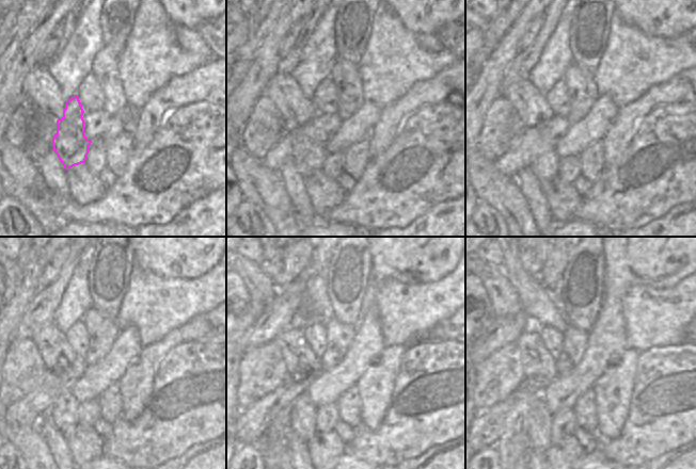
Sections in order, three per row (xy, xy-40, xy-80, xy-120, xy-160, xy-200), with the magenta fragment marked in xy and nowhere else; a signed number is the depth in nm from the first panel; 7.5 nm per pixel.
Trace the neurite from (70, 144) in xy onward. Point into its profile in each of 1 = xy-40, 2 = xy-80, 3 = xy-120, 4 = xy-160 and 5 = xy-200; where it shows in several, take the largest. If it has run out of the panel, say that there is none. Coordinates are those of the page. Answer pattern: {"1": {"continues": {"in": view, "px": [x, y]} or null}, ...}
{"1": {"continues": {"in": "xy-40", "px": [309, 154]}}, "2": {"continues": {"in": "xy-80", "px": [546, 167]}}, "3": {"continues": {"in": "xy-120", "px": [64, 414]}}, "4": {"continues": {"in": "xy-160", "px": [303, 414]}}, "5": {"continues": {"in": "xy-200", "px": [540, 419]}}}

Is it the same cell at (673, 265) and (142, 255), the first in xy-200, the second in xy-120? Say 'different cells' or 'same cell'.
same cell

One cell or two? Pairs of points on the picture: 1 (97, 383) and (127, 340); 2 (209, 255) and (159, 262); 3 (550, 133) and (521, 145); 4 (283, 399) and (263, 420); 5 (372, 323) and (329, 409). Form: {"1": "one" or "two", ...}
{"1": "one", "2": "one", "3": "one", "4": "one", "5": "two"}

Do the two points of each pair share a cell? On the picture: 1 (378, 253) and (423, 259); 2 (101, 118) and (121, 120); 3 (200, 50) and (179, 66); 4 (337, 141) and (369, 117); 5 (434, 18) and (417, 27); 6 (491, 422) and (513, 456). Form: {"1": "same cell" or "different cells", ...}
{"1": "same cell", "2": "different cells", "3": "different cells", "4": "same cell", "5": "same cell", "6": "different cells"}

